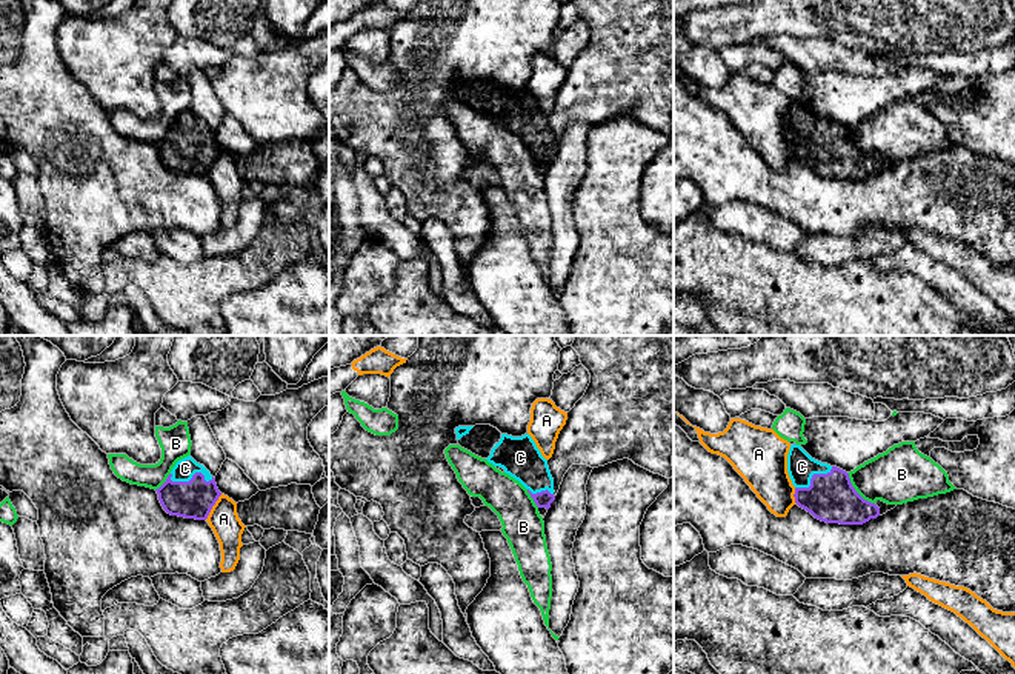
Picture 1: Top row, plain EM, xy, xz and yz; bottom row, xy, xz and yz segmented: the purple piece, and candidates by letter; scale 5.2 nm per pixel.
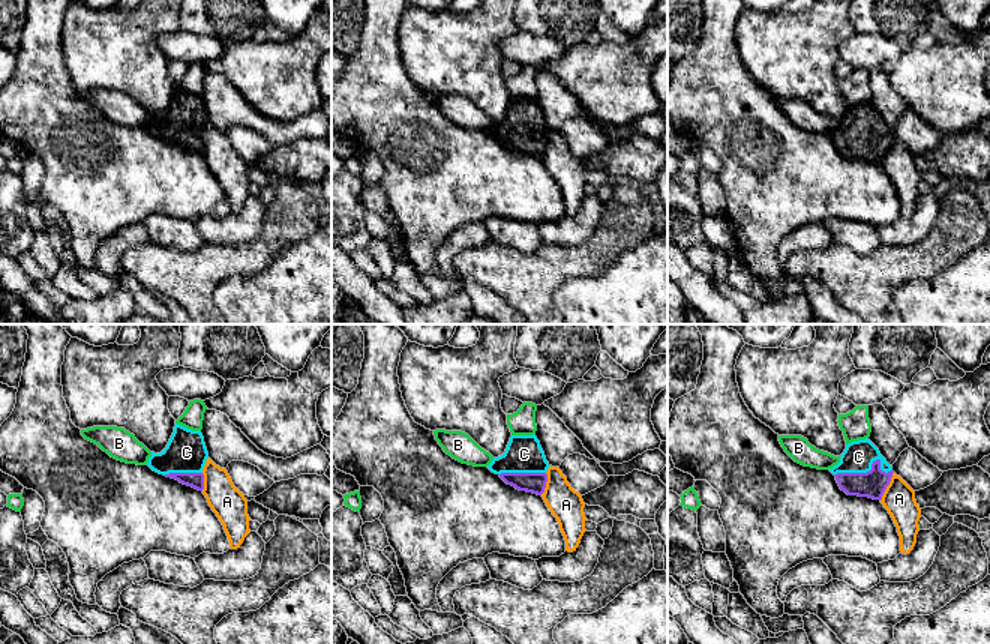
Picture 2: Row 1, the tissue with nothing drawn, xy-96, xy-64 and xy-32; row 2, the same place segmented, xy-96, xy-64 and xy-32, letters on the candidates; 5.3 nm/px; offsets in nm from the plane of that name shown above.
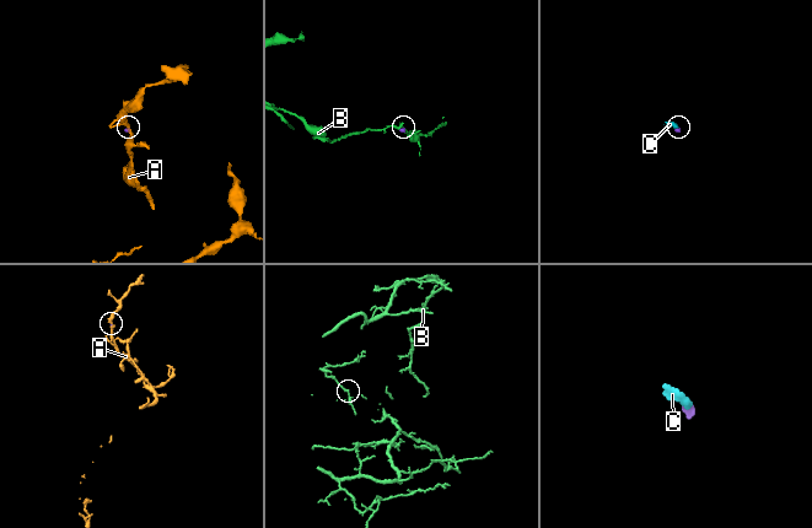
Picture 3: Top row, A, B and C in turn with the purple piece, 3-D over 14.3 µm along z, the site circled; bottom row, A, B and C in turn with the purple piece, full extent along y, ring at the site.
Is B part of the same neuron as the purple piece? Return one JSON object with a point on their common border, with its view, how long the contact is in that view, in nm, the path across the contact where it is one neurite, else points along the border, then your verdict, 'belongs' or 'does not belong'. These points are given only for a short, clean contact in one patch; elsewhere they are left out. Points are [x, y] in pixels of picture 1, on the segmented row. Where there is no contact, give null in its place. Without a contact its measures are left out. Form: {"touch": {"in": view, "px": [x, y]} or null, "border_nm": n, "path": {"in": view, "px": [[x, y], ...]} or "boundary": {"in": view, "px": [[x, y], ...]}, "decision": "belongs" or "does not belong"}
{"touch": {"in": "yz", "px": [855, 491]}, "border_nm": 220, "boundary": {"in": "yz", "px": [[846, 473], [851, 485], [874, 503]]}, "decision": "does not belong"}

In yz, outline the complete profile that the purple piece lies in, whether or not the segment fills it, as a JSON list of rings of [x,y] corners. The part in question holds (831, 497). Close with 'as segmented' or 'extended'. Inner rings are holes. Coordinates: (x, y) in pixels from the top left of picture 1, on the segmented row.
[[[790,445],[787,472],[795,486],[795,503],[821,522],[863,525],[880,516],[880,508],[855,491],[846,471],[812,459],[800,445]]]; extended

